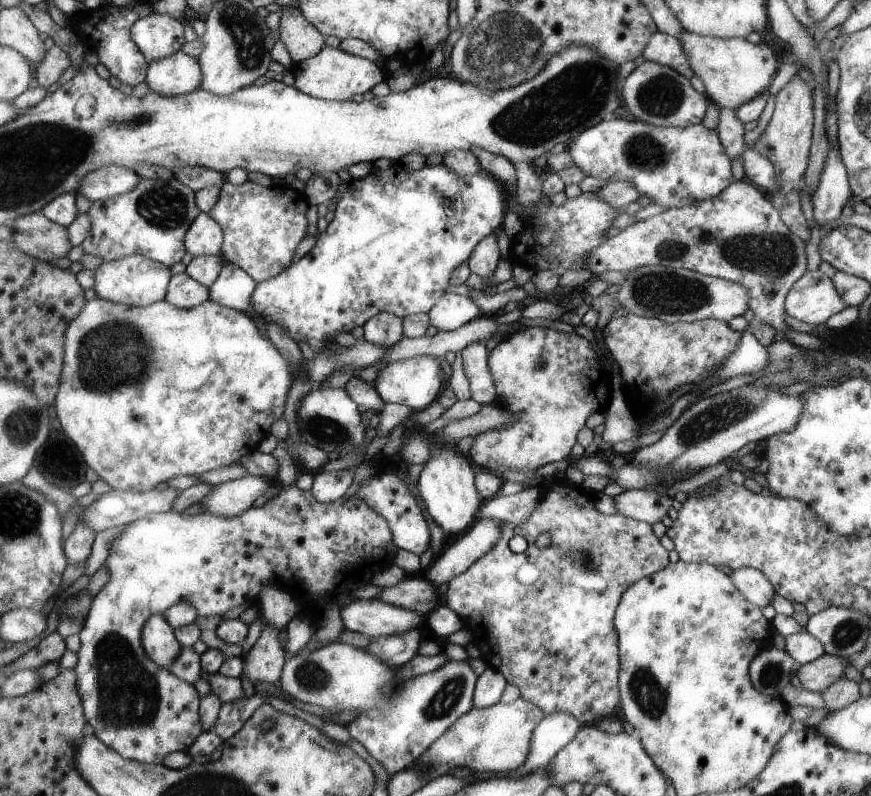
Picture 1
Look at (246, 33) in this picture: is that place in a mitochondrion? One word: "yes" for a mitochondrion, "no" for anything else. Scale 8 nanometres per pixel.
yes

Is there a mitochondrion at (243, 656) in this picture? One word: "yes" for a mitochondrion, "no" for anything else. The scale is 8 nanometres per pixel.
no

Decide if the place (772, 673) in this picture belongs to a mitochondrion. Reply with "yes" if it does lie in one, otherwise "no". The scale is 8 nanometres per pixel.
yes

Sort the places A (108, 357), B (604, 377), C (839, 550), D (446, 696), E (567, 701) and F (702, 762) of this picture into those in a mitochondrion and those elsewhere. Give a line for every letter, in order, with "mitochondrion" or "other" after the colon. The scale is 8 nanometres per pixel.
A: mitochondrion
B: other
C: other
D: mitochondrion
E: other
F: other

